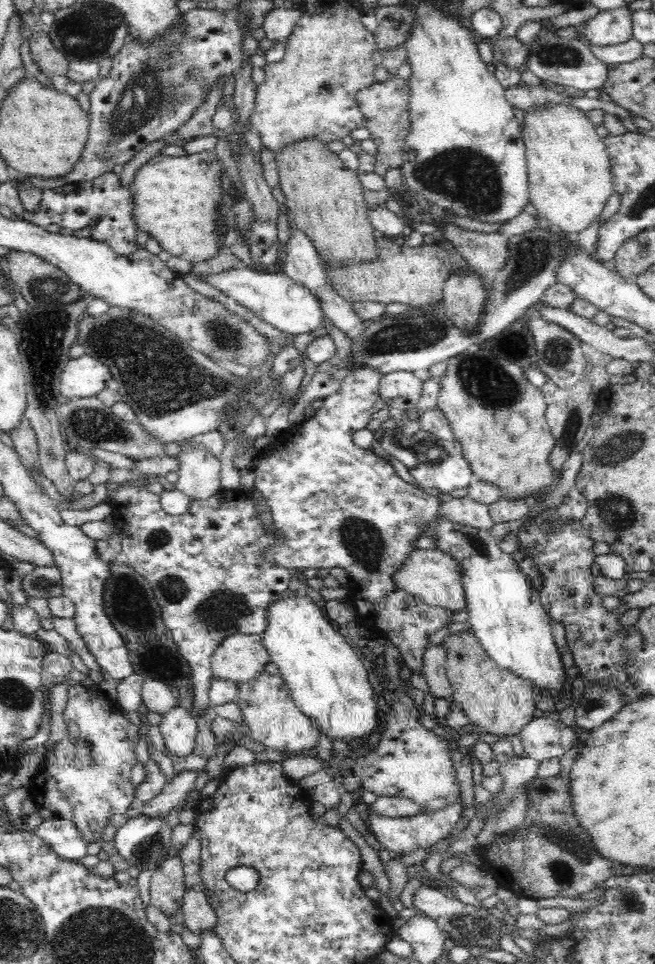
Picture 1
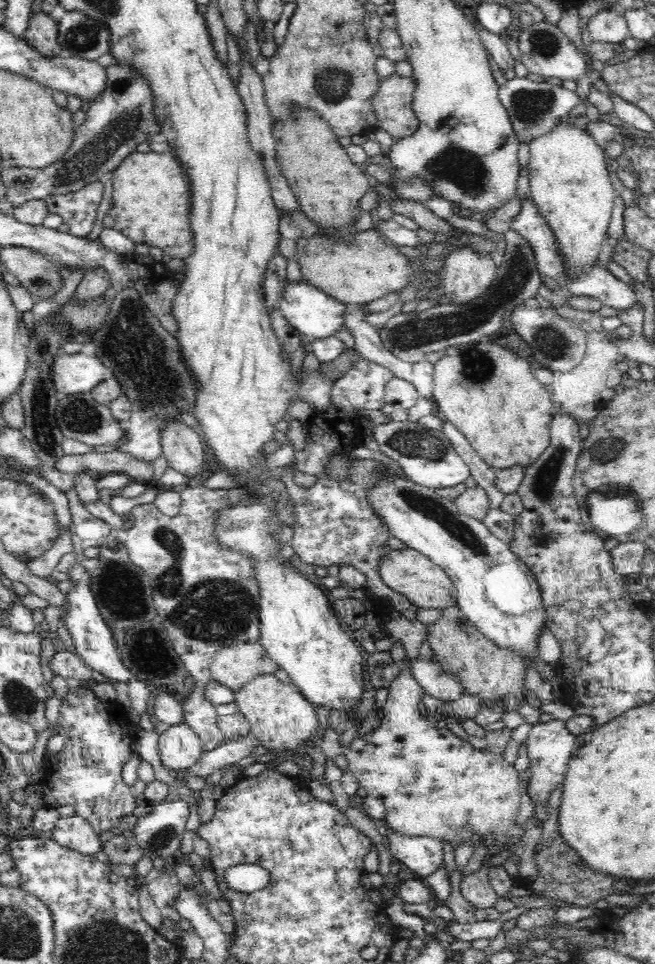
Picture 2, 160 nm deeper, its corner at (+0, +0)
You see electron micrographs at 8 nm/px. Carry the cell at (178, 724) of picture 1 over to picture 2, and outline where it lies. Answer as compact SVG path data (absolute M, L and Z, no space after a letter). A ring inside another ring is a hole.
M185 722L172 724L159 733L159 757L167 770L184 772L192 768L203 751L198 735Z

